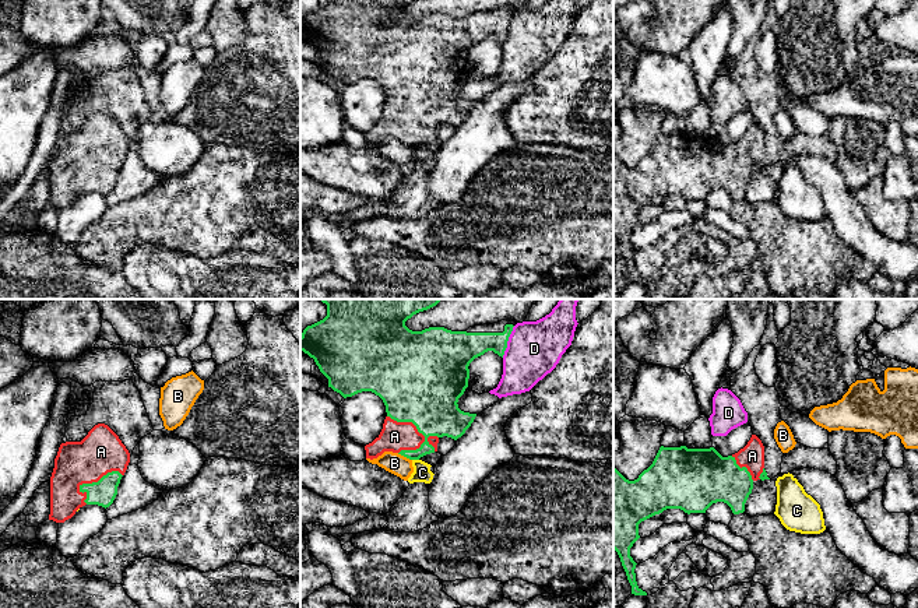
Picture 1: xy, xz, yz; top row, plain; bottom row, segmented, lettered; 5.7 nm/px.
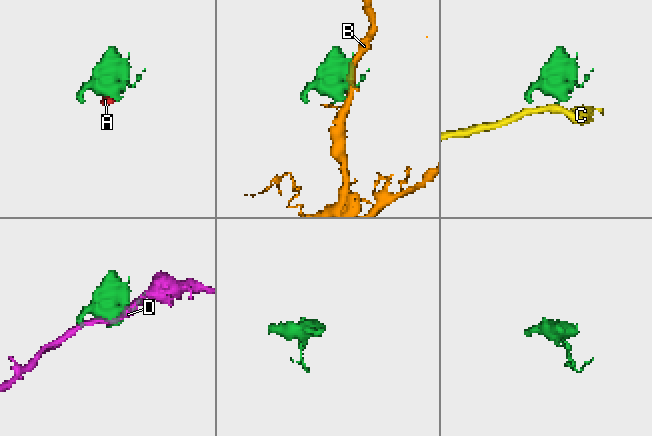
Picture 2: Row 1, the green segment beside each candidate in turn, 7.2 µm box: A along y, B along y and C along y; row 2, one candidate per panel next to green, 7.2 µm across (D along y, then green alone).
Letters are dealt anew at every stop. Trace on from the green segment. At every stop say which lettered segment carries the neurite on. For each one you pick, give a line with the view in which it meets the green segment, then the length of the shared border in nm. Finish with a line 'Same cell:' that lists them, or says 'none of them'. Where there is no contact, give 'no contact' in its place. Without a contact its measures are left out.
A: meets green in xz; contact 340 nm long
Same cell: A

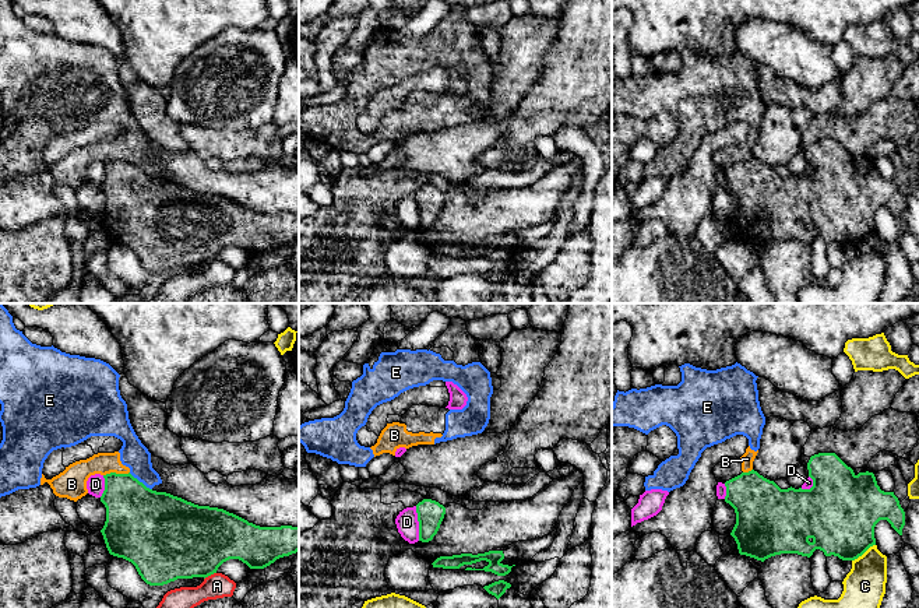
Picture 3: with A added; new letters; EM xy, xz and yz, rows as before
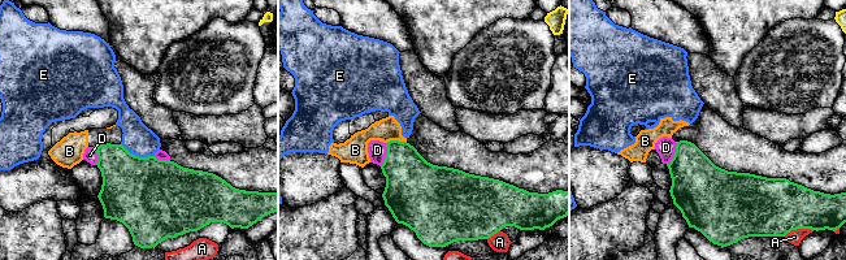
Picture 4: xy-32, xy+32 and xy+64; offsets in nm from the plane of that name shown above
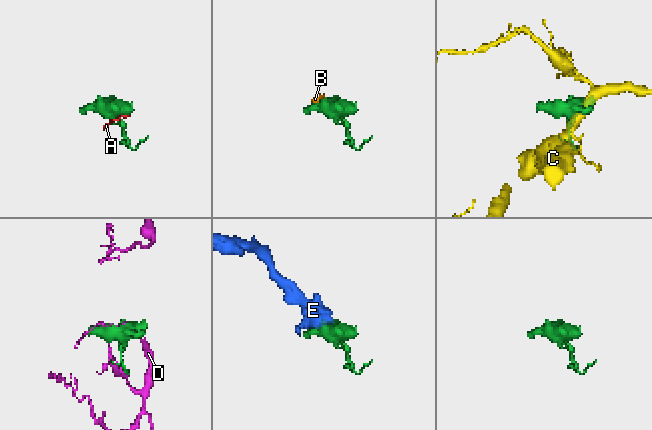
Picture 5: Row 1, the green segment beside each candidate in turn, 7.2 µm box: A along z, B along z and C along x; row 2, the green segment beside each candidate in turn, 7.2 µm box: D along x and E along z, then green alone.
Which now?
Same cell: none of them

